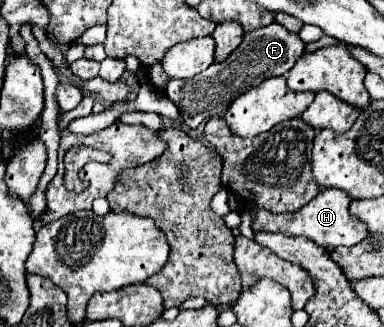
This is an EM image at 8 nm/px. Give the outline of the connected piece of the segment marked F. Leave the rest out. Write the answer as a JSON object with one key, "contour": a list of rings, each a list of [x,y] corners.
{"contour":[[[269,24],[269,26],[253,30],[251,34],[245,34],[243,42],[235,48],[235,52],[225,62],[211,64],[207,70],[187,80],[171,78],[165,82],[163,92],[179,108],[185,126],[193,130],[203,120],[209,120],[213,114],[221,114],[219,106],[215,104],[231,104],[237,96],[241,96],[245,90],[253,86],[259,86],[265,78],[287,74],[295,66],[299,56],[303,54],[303,48],[305,44],[301,42],[297,34],[289,34],[279,24]]]}

